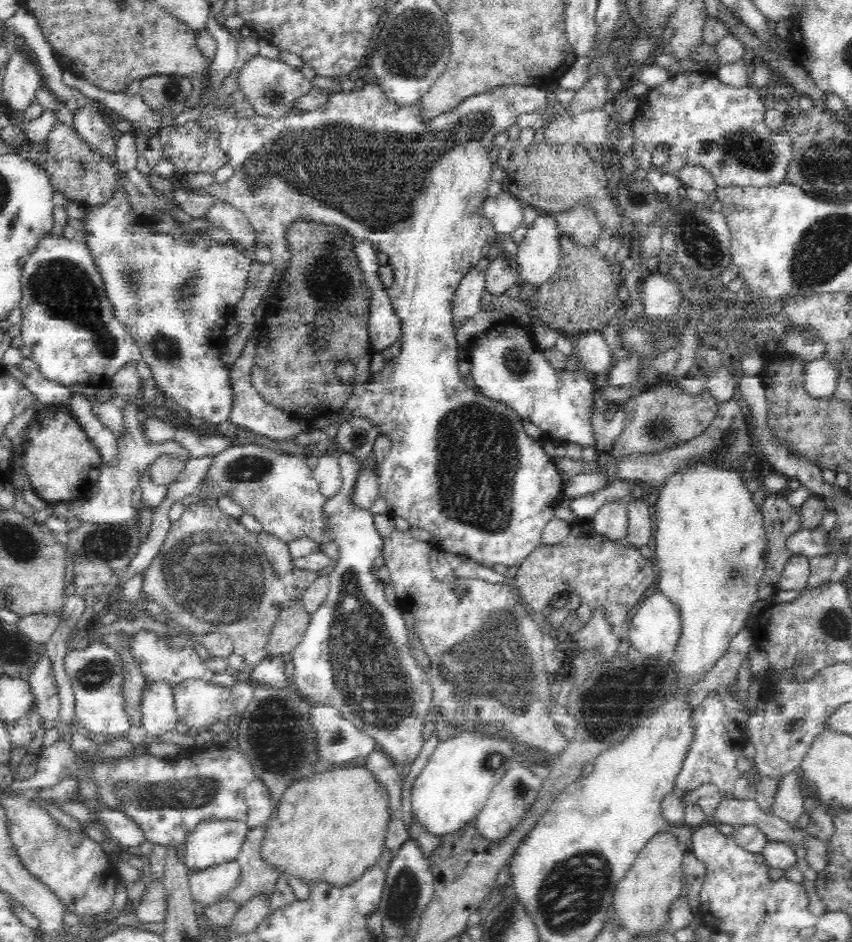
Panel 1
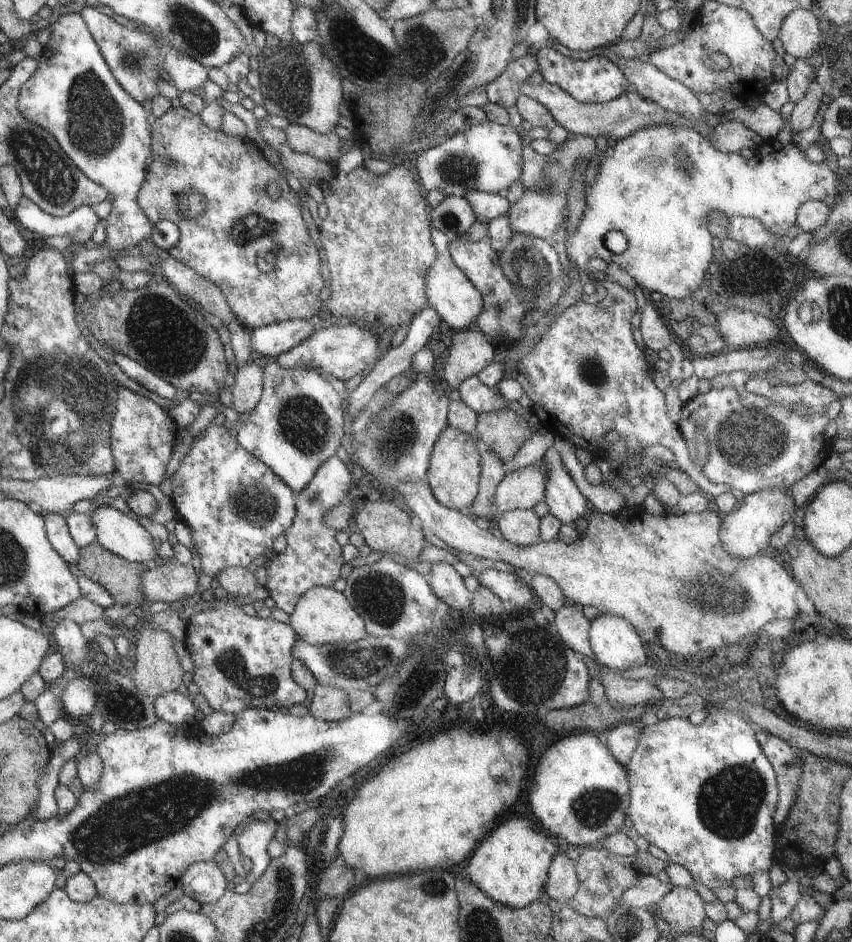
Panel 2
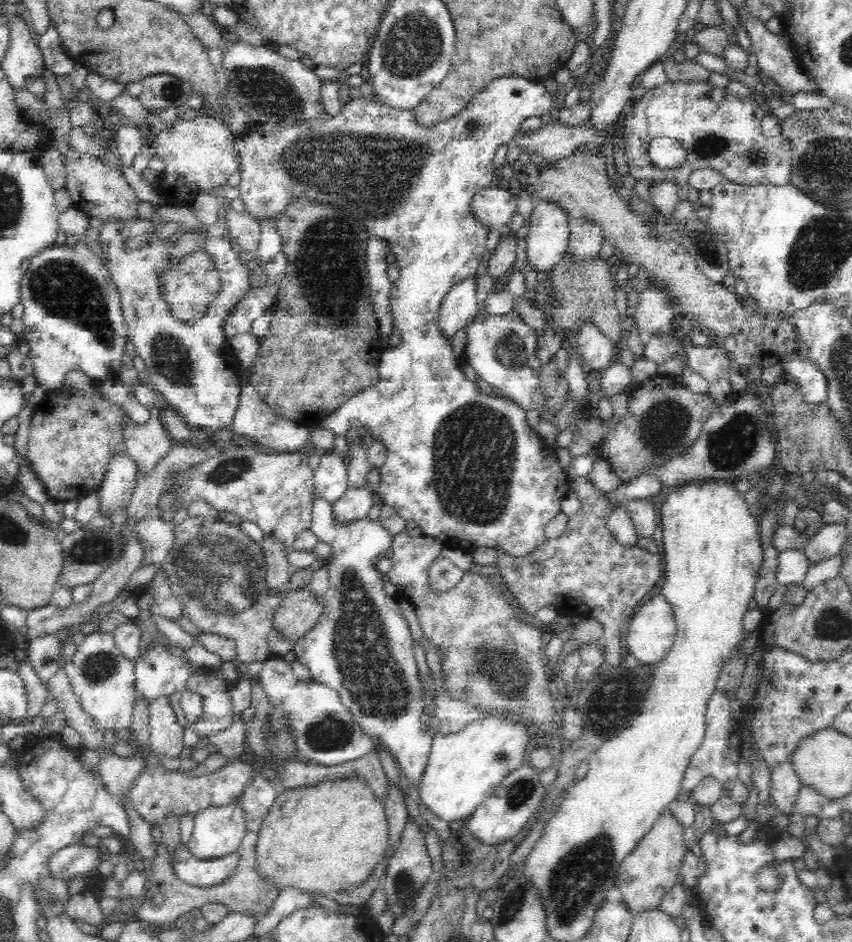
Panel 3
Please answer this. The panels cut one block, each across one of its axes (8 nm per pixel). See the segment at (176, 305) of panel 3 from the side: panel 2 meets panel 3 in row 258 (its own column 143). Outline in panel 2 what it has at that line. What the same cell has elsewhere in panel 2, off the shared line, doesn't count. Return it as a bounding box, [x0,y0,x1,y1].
[137,108,325,330]

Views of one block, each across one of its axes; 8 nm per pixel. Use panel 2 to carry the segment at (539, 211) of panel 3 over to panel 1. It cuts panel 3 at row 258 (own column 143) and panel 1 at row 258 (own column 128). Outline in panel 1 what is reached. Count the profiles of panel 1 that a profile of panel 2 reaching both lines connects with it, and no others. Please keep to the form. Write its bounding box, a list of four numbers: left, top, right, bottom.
[516,212,562,288]

